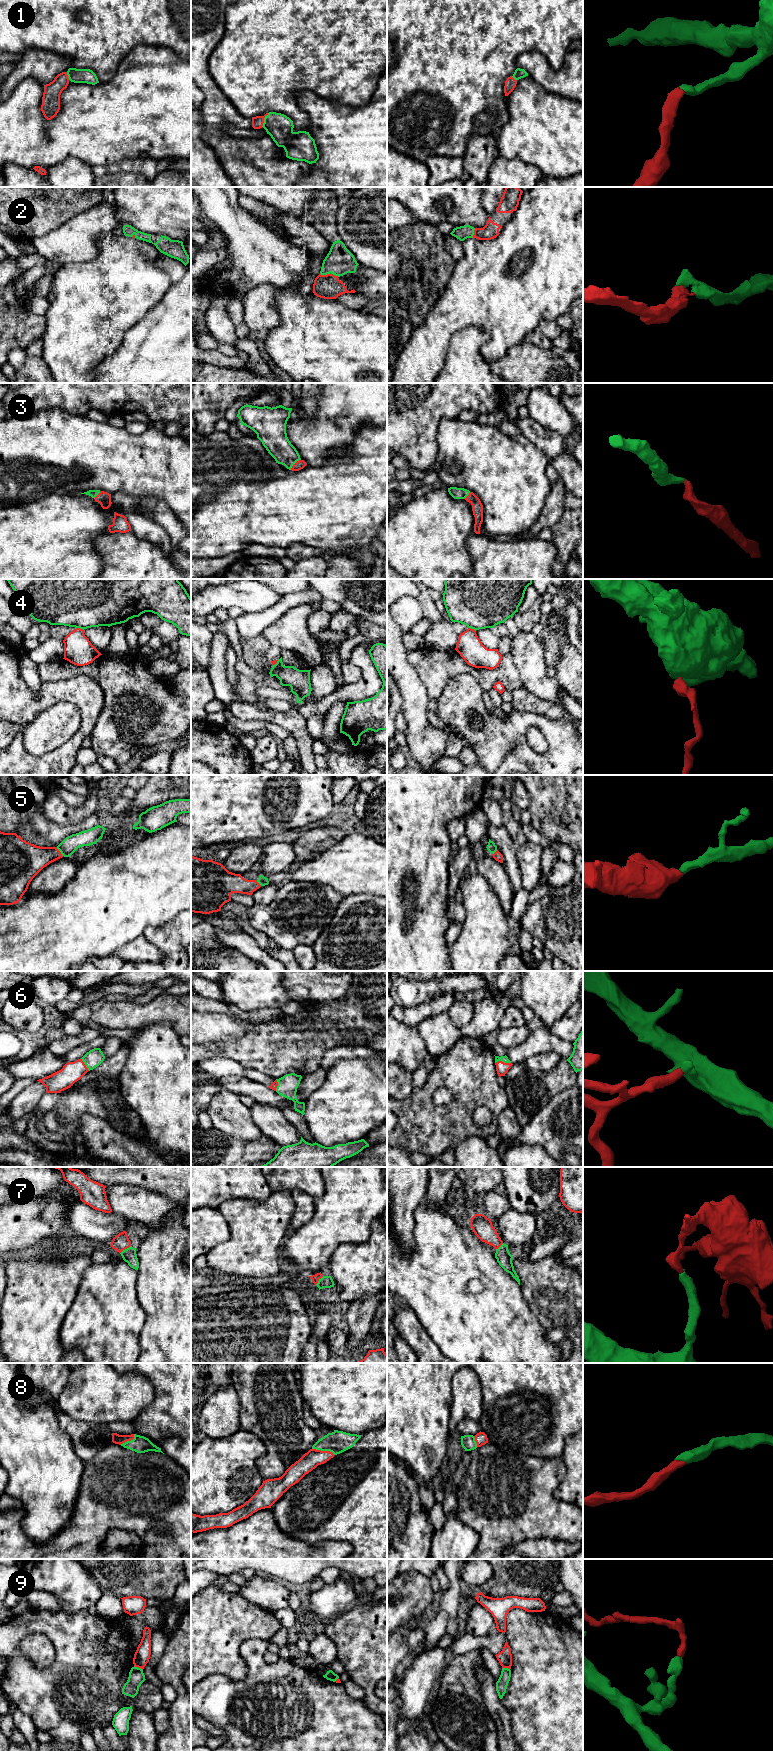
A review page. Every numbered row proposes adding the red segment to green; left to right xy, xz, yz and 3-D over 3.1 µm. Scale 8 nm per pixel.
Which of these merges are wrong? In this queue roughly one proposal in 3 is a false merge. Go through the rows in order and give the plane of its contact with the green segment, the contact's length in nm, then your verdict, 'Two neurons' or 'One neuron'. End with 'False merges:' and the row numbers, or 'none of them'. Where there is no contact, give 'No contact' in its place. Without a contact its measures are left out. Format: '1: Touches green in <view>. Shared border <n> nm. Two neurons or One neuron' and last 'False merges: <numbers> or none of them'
1: Touches green in xz. Shared border 130 nm. One neuron
2: Touches green in xz. Shared border 150 nm. One neuron
3: Touches green in xz. Shared border 120 nm. One neuron
4: Touches green in xy. Shared border 70 nm. Two neurons
5: Touches green in xy. Shared border 90 nm. One neuron
6: Touches green in yz. Shared border 130 nm. One neuron
7: Touches green in xy. Shared border 110 nm. One neuron
8: Touches green in xz. Shared border 190 nm. One neuron
9: Touches green in xy. Shared border 80 nm. Two neurons
False merges: 4, 9

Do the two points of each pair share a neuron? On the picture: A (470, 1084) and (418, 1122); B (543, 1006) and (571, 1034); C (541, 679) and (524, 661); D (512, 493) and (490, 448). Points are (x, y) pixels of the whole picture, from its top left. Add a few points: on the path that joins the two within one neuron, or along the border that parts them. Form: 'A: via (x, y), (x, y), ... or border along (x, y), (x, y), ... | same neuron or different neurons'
A: via (462, 1099), (439, 1122), (433, 1122) | same neuron
B: border along (565, 1014), (548, 1029) | different neurons
C: via (537, 675), (528, 665) | same neuron
D: via (511, 482), (490, 459) | same neuron

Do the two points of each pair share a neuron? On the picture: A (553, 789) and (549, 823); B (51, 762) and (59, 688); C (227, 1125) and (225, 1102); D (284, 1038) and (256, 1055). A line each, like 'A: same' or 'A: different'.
A: same
B: same
C: same
D: same

